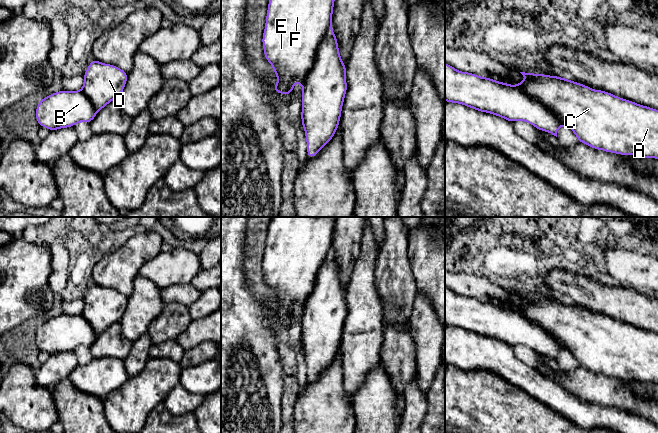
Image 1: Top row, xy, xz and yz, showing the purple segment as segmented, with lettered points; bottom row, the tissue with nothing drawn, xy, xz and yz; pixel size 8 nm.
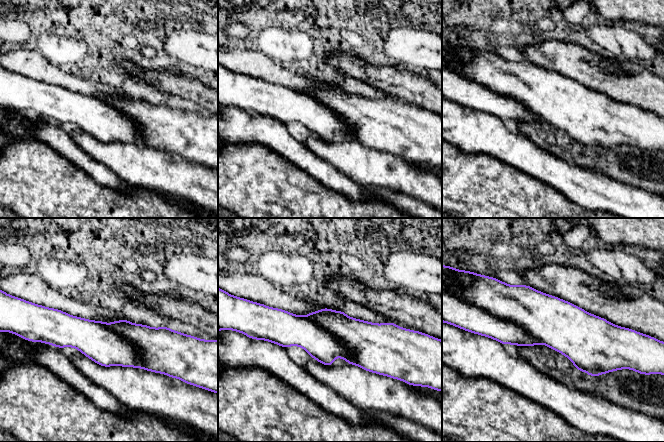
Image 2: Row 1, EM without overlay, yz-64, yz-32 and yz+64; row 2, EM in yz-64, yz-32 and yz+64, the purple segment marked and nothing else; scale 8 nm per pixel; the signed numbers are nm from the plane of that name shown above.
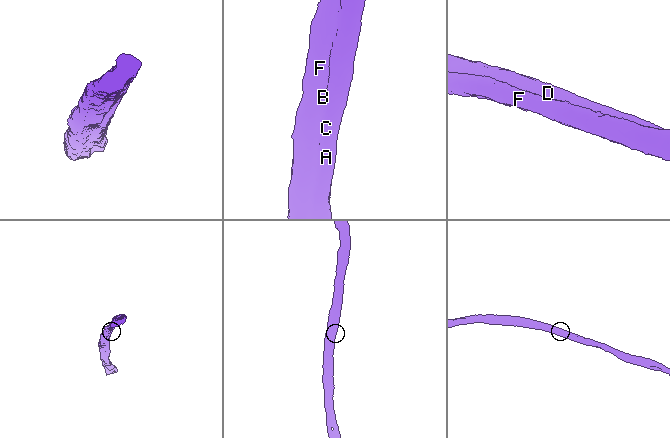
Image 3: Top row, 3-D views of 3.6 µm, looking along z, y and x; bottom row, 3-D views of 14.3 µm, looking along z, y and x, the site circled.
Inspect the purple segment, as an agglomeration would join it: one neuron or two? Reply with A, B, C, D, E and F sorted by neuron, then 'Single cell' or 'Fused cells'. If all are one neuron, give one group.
Groups: A C D / B E F. Fused cells

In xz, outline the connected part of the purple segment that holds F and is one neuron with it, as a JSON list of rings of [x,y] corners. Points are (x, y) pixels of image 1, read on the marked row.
[[[269,0],[262,36],[265,59],[272,65],[278,83],[272,90],[291,96],[296,81],[304,86],[313,68],[317,48],[331,27],[335,0]]]

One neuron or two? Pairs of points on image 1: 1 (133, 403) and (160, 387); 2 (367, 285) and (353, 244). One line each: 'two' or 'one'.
1: one
2: two

